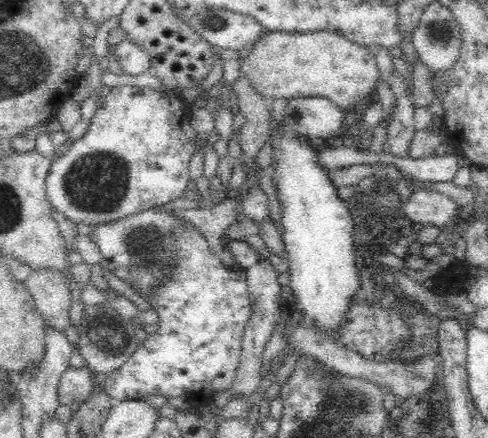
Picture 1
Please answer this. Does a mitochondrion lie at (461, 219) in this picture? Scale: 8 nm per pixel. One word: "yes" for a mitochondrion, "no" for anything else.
no

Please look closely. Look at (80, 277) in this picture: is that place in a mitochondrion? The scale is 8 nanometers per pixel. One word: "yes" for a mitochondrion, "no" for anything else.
no

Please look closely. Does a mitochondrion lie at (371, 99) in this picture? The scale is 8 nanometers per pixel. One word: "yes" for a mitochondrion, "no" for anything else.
no

